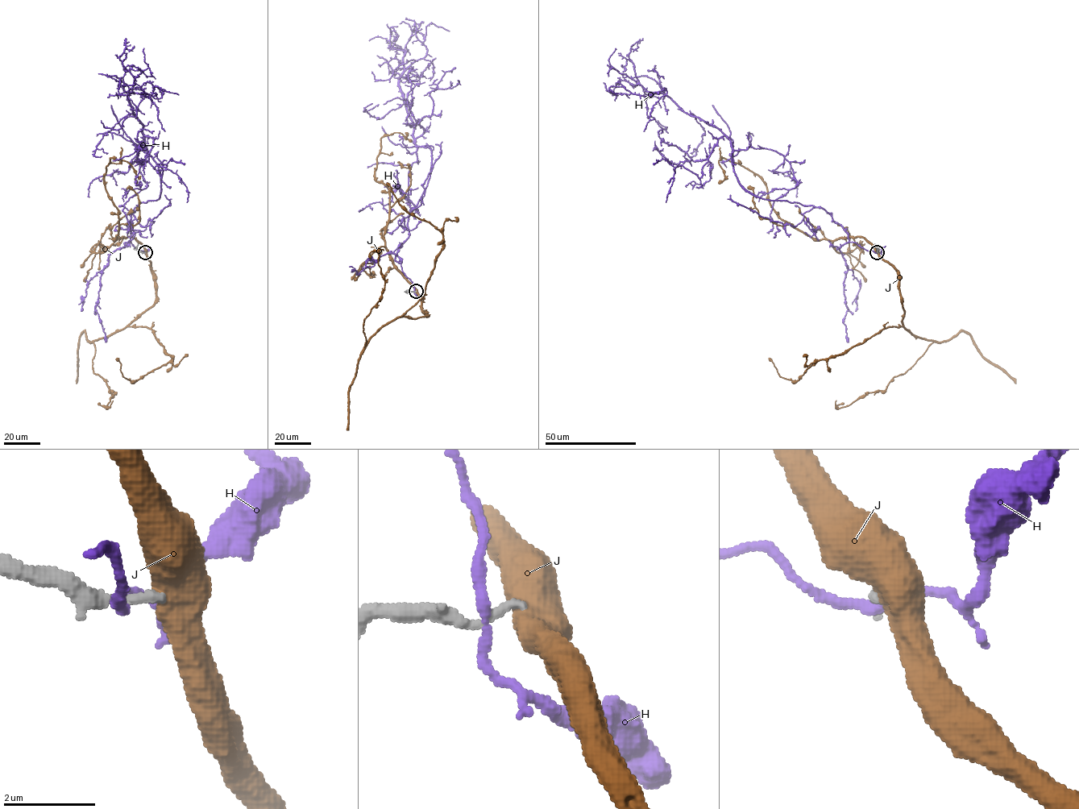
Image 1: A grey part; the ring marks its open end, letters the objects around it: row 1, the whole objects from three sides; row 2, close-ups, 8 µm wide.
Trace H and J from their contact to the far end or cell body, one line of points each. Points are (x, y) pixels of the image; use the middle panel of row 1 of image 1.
H: (414, 292), (397, 250), (430, 172), (431, 149), (416, 145), (400, 85), (415, 60), (388, 79), (371, 72)
J: (416, 291), (426, 315), (400, 317), (423, 295), (442, 247), (442, 234), (404, 209), (386, 183)

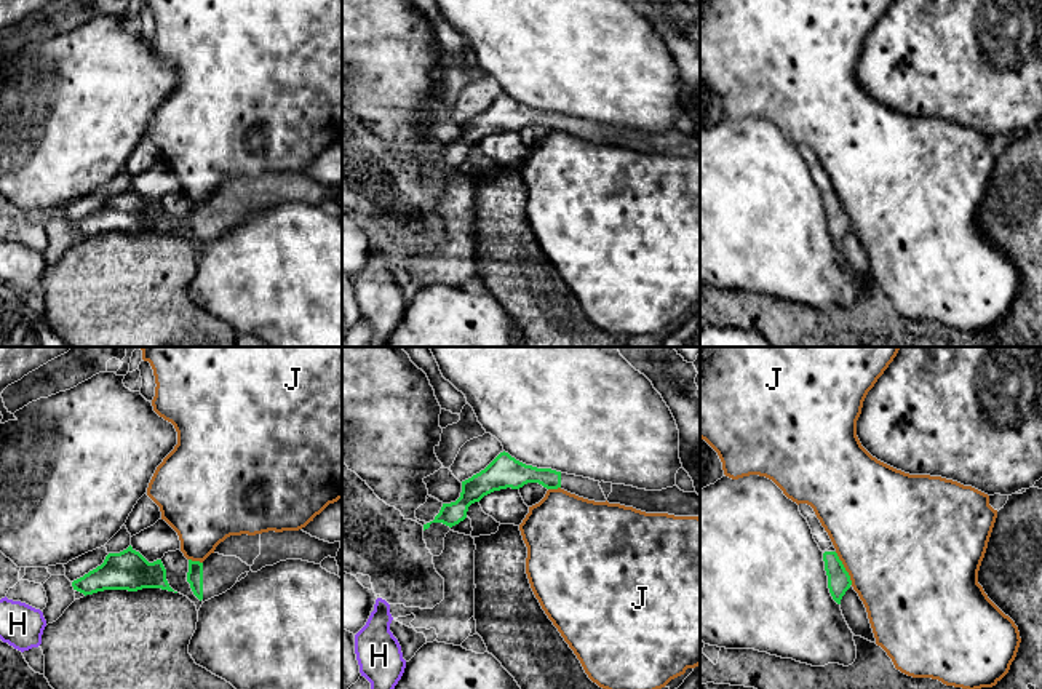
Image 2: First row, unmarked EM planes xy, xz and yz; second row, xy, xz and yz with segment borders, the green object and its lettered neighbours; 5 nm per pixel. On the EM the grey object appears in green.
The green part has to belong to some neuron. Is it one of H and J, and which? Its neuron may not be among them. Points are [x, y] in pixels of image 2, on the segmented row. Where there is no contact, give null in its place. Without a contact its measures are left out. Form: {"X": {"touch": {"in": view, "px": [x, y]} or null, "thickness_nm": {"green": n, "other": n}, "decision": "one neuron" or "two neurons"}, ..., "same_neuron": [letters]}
{"H": {"touch": null, "decision": "two neurons"}, "J": {"touch": {"in": "yz", "px": [844, 568]}, "thickness_nm": {"green": 110, "other": 500}, "decision": "two neurons"}, "same_neuron": []}

